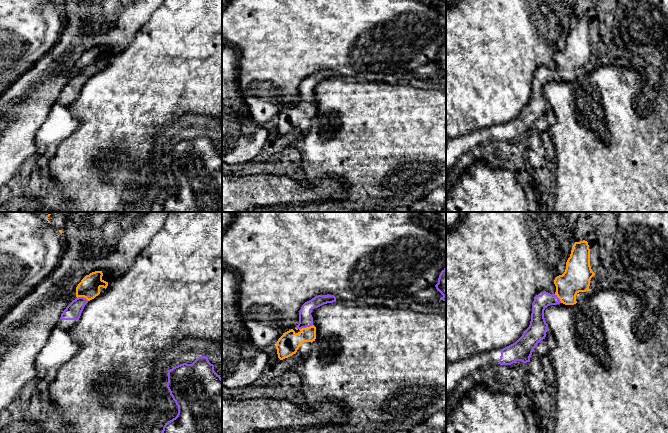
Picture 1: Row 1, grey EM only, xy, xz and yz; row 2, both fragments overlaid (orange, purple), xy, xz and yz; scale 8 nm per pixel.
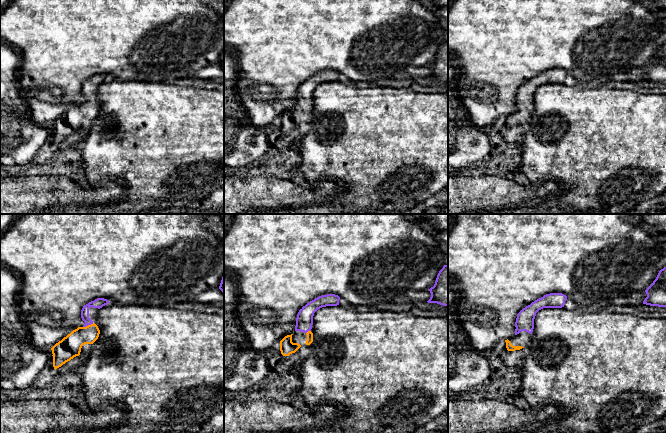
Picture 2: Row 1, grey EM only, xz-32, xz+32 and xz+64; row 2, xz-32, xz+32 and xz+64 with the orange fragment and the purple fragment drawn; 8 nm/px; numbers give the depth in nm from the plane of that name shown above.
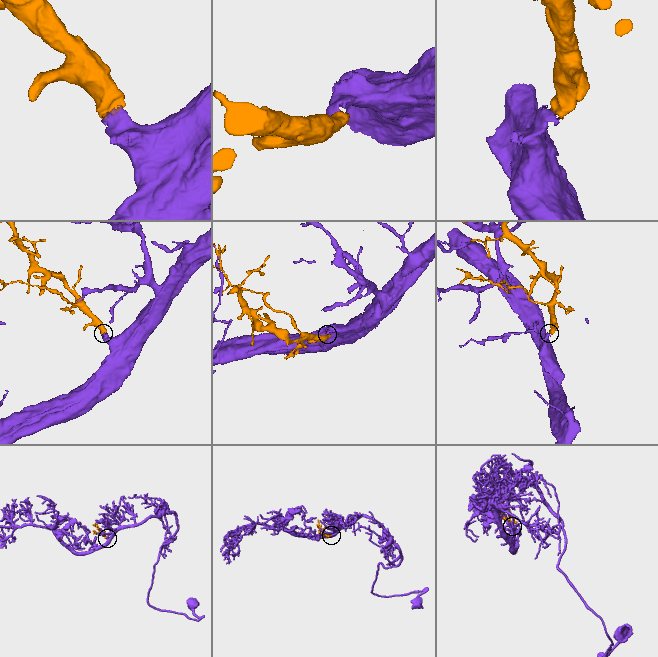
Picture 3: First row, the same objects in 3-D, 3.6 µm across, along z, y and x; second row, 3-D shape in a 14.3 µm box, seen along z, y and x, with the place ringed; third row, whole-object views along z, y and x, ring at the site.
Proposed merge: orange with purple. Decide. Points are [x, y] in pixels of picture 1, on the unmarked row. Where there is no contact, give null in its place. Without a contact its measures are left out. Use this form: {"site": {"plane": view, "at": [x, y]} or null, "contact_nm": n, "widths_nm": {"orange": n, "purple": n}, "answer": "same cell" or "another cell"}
{"site": {"plane": "xz", "at": [306, 103]}, "contact_nm": 120, "widths_nm": {"orange": 170, "purple": 110}, "answer": "same cell"}

